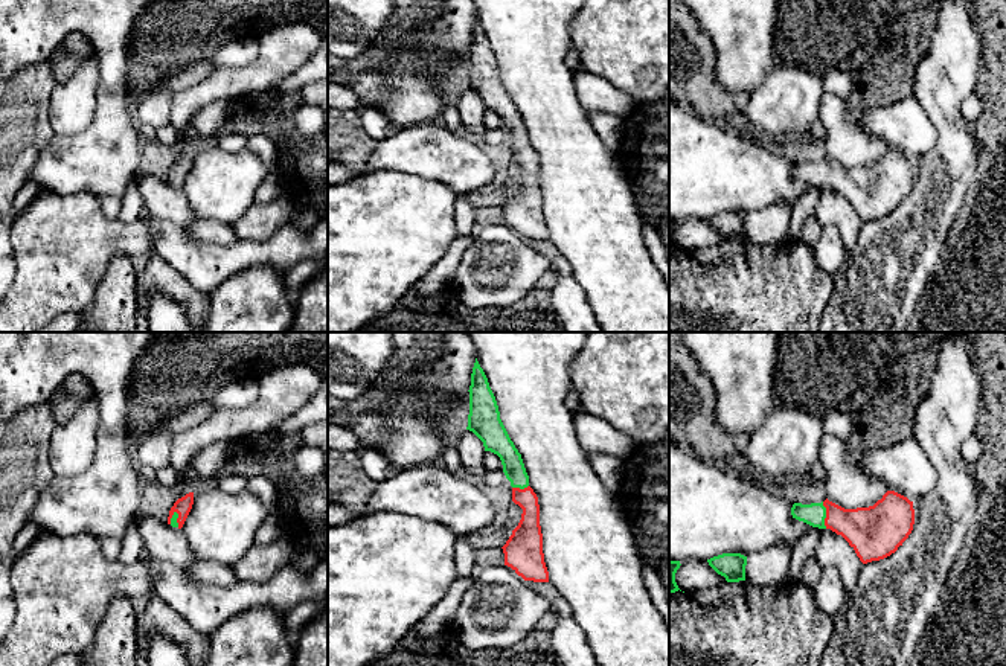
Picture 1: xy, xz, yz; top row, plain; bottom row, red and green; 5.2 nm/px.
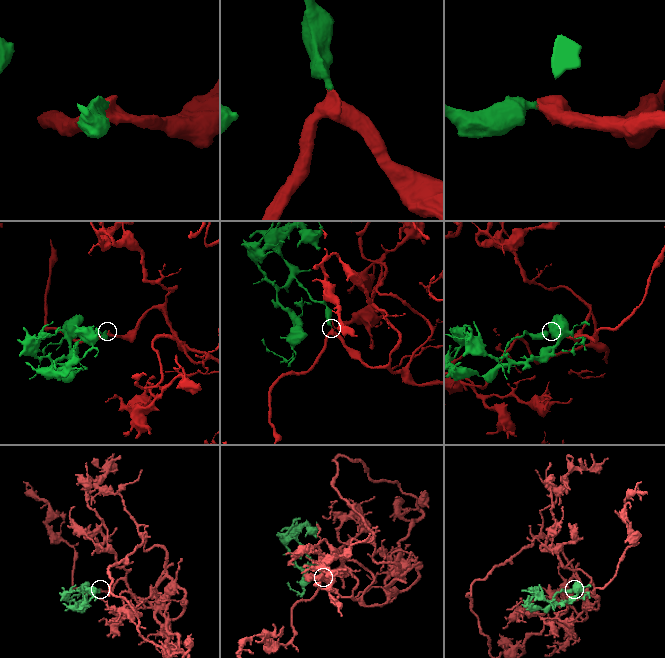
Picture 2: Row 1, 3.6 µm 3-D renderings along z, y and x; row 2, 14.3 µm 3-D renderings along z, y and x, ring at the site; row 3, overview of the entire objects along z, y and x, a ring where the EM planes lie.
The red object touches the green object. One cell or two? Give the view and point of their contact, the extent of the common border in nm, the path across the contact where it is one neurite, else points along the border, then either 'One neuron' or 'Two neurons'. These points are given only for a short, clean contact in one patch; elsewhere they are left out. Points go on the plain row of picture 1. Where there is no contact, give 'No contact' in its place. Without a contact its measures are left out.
Touches red at yz (826, 174). Shared border 150 nm. Path across: yz (871, 189), (826, 174), (814, 172). One neuron

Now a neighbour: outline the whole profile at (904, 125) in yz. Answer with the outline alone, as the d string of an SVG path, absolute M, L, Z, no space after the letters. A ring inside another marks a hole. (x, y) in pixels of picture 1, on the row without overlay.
M913 94L864 111L857 123L881 137L889 149L910 160L927 154L936 145L936 126Z

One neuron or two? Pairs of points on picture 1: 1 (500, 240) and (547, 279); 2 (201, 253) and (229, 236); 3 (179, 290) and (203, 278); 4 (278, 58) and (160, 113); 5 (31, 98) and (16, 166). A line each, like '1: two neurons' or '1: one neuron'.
1: two neurons
2: two neurons
3: two neurons
4: two neurons
5: one neuron

